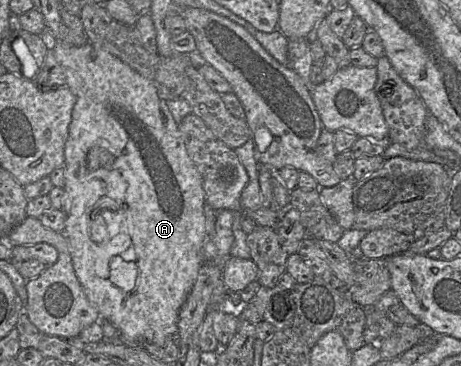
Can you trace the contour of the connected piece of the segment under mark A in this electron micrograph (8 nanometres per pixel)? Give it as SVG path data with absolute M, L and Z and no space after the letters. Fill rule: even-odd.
M56 42L53 51L65 72L67 87L76 97L65 143L62 207L65 228L61 232L67 239L75 274L86 297L98 310L100 320L112 323L125 341L163 346L168 338L177 333L179 310L202 265L202 248L207 241L207 231L201 175L187 153L179 124L169 111L166 100L158 96L149 80L91 42L81 46ZM95 146L105 148L113 155L111 167L95 171L87 168L88 151ZM105 196L116 200L120 209L113 212L95 207L96 202ZM114 256L136 263L137 280L130 292L121 290L109 279L109 263Z

